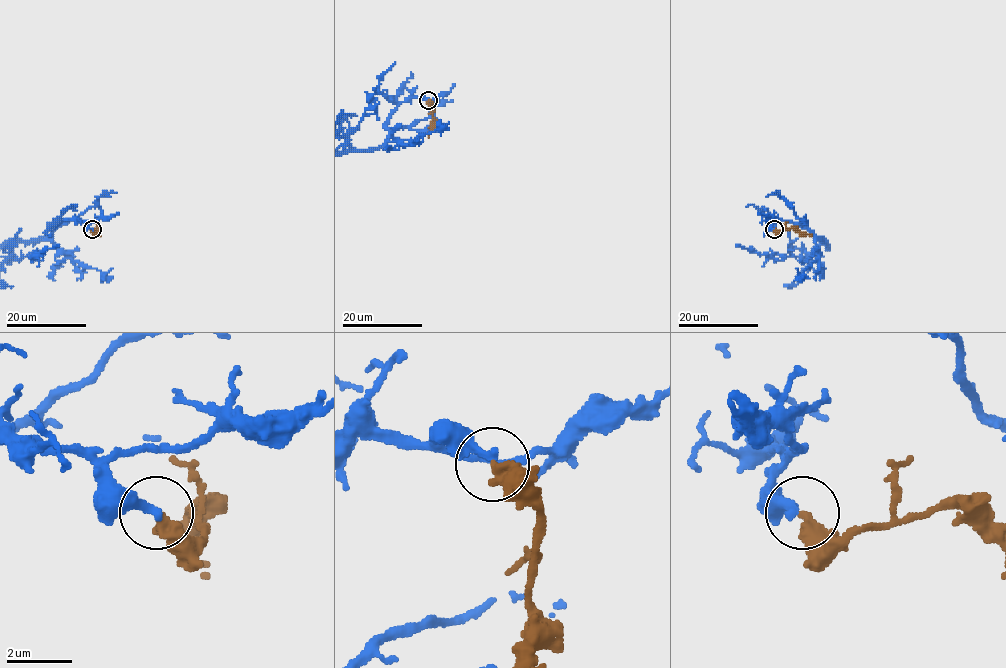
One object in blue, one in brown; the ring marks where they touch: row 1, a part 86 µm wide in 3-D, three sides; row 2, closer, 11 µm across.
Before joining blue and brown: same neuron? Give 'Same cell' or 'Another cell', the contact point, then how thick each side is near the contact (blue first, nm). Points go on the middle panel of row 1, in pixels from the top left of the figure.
Same cell. Place: (428, 100). Thickness 280 nm (blue) against 420 nm

